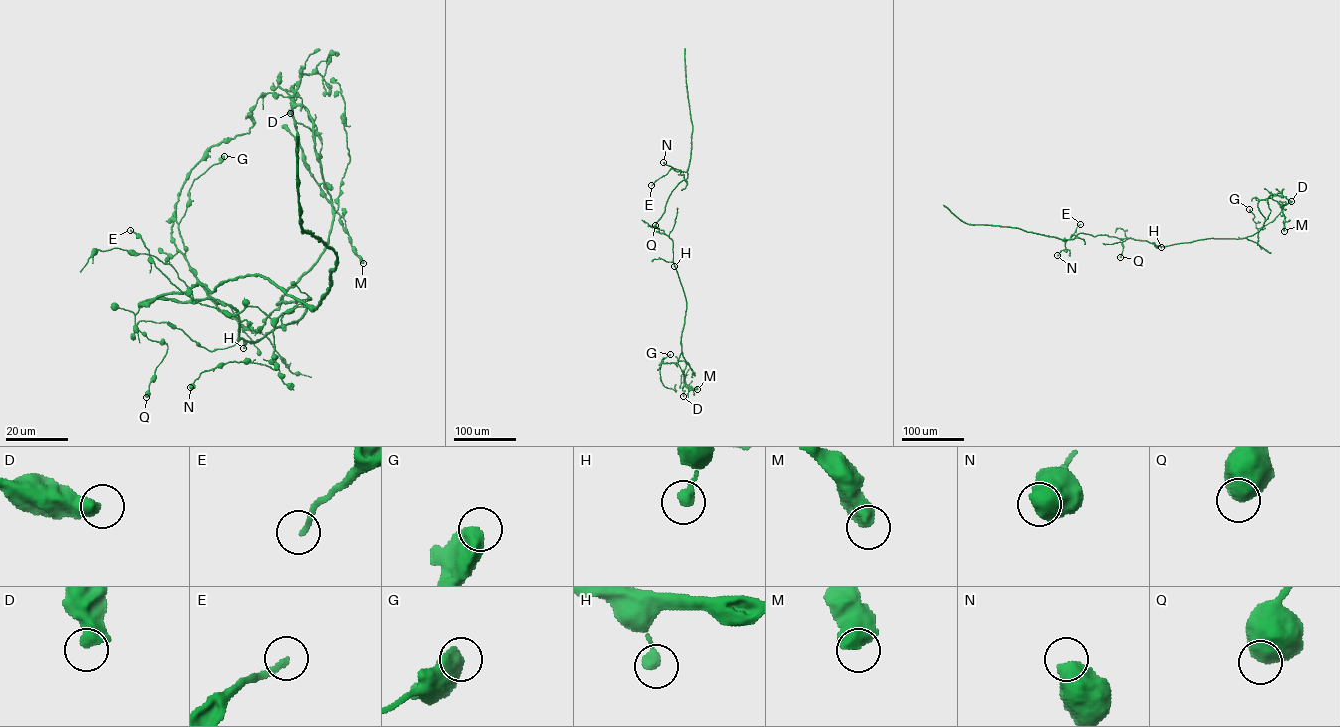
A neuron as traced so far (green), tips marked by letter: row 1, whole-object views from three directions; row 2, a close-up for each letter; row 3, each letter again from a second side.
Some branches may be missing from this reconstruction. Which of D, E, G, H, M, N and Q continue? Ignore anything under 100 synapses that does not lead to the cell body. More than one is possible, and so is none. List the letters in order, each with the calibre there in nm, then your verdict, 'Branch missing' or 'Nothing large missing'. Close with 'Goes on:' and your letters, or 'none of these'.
D: Thickness 550 nm. Nothing large missing
E: Thickness 190 nm. Nothing large missing
G: Thickness 600 nm. Nothing large missing
H: Thickness 400 nm. Nothing large missing
M: Thickness 650 nm. Nothing large missing
N: Thickness 650 nm. Nothing large missing
Q: Thickness 700 nm. Nothing large missing
Goes on: none of these

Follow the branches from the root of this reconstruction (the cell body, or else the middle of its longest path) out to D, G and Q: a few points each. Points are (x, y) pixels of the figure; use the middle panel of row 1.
D: (672, 239), (673, 263), (686, 302), (681, 351), (692, 369), (688, 362), (683, 373), (683, 396)
G: (672, 239), (673, 263), (686, 309), (678, 361), (662, 363), (662, 358), (670, 354)
Q: (672, 239), (656, 231), (652, 227), (659, 228), (655, 225)

